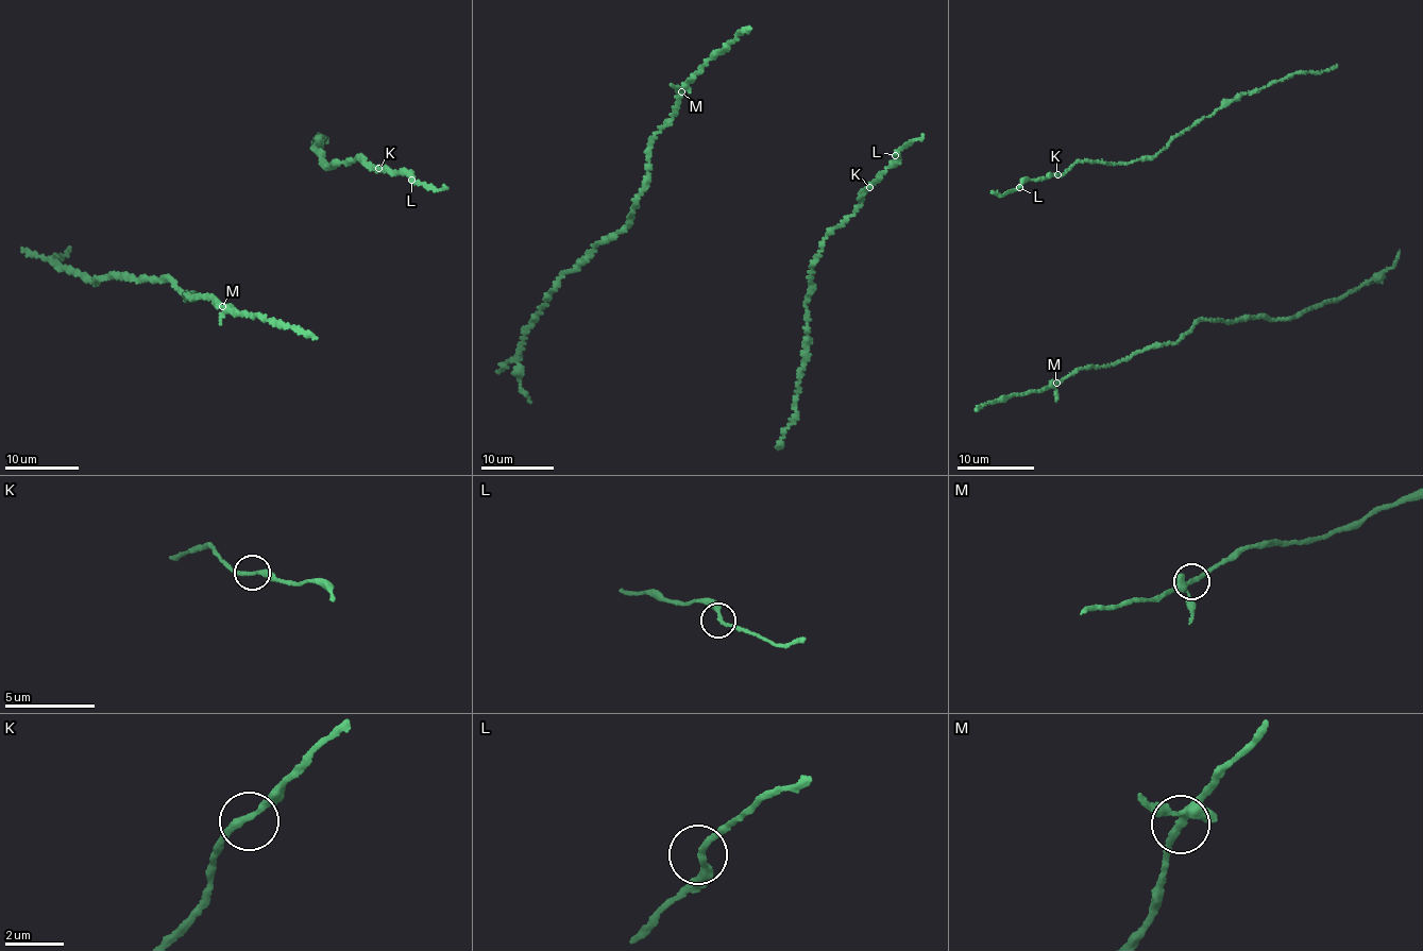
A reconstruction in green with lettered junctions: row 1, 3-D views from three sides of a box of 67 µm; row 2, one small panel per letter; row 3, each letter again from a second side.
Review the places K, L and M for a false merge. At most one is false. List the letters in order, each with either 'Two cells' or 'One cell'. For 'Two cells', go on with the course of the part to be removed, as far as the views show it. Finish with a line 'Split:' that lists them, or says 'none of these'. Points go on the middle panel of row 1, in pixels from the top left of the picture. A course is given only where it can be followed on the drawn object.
K: One cell
L: One cell
M: One cell
Split: none of these

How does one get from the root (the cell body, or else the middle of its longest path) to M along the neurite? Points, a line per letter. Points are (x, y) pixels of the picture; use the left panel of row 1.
M: (174, 278), (174, 286), (188, 299), (192, 298), (189, 294), (208, 296), (222, 306)

